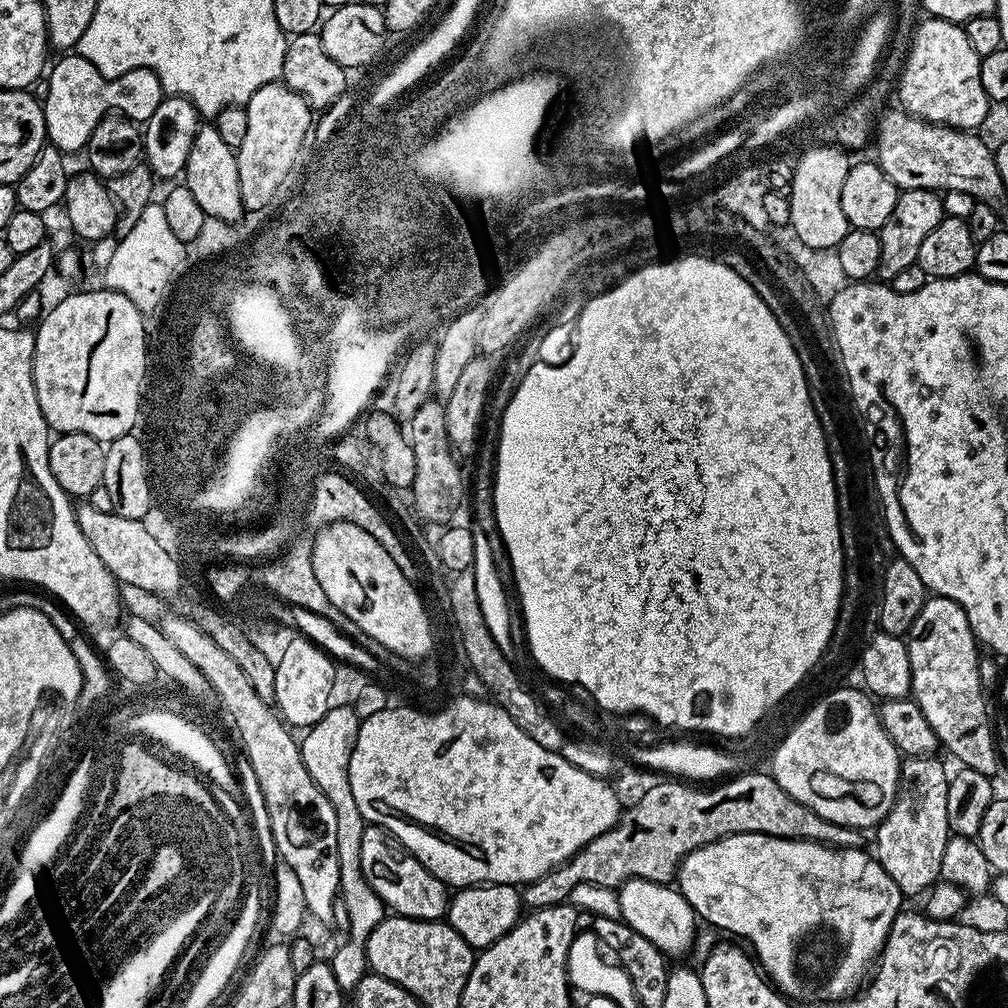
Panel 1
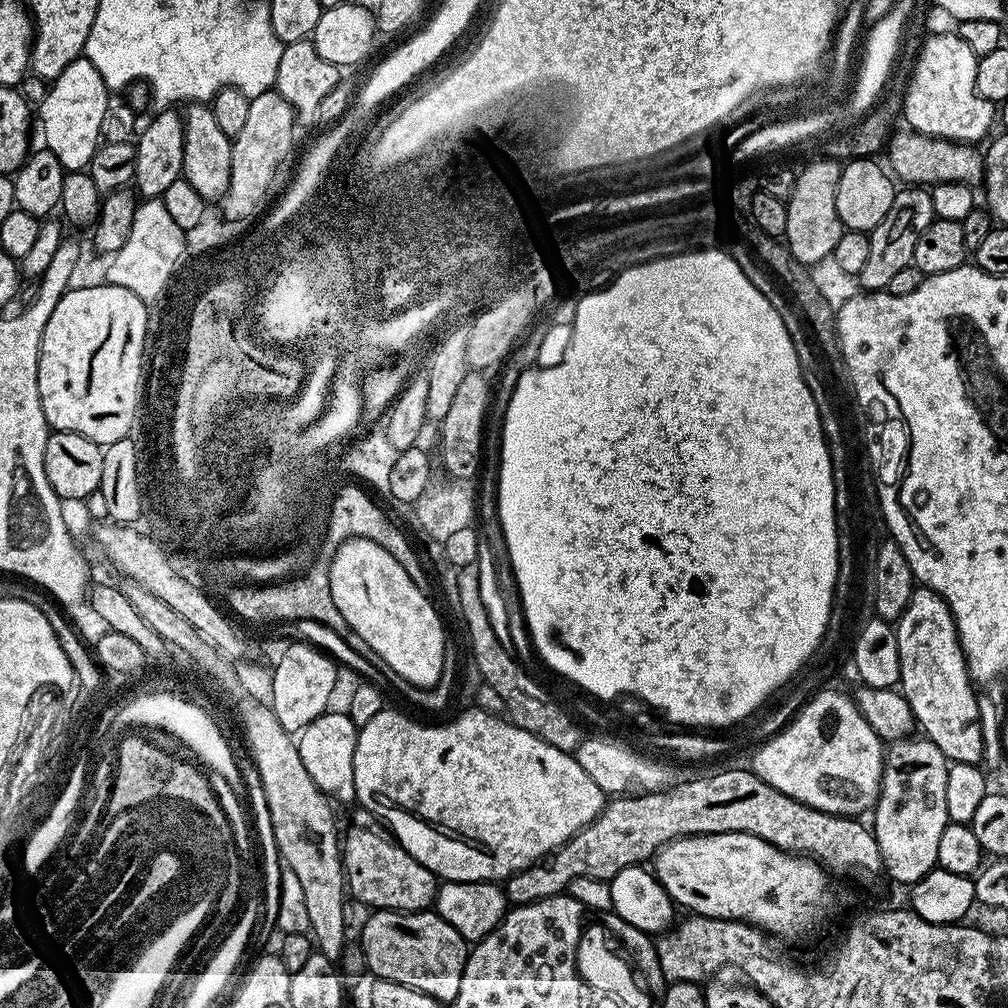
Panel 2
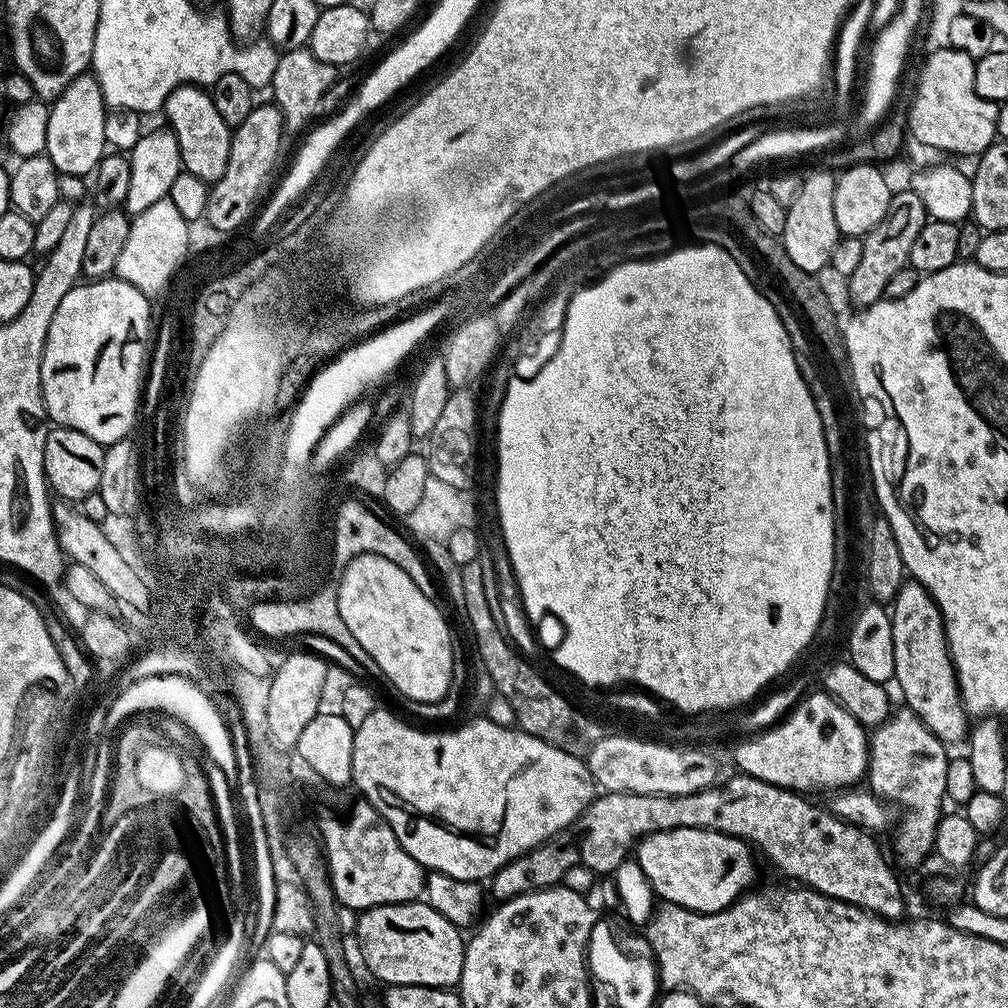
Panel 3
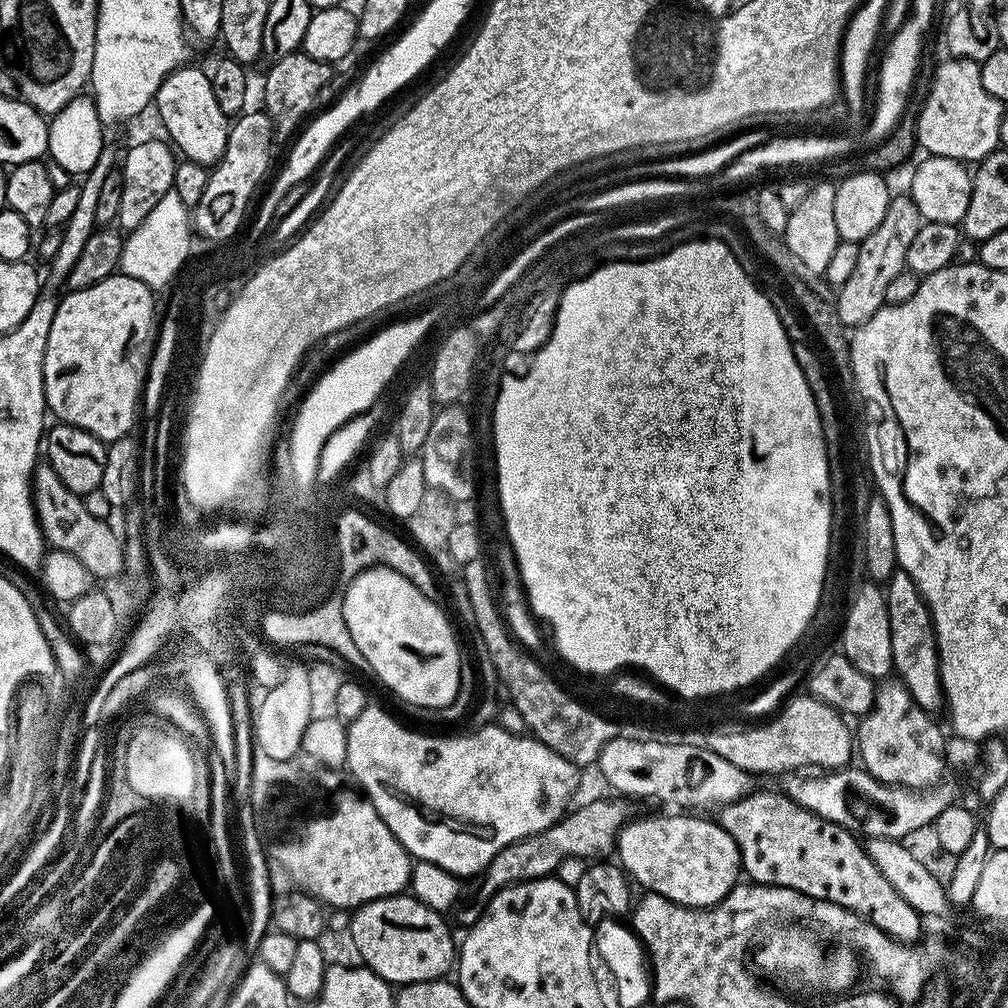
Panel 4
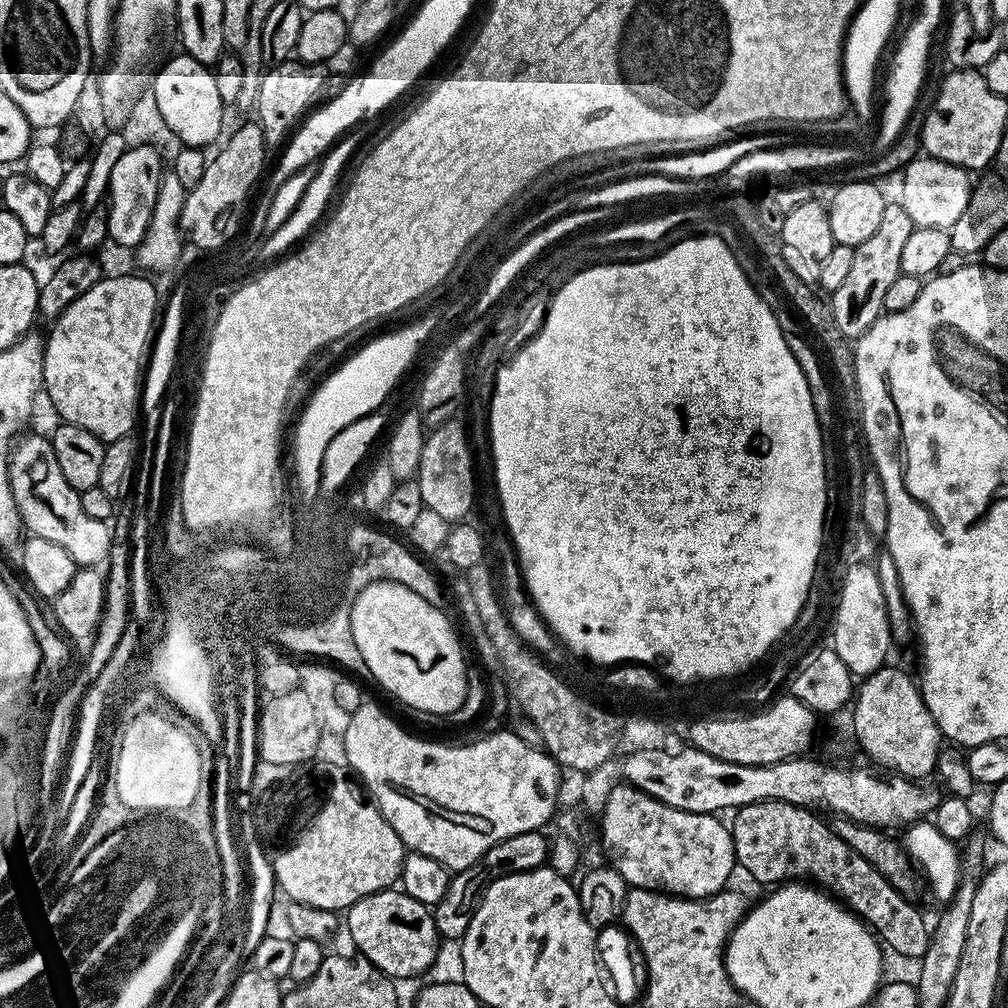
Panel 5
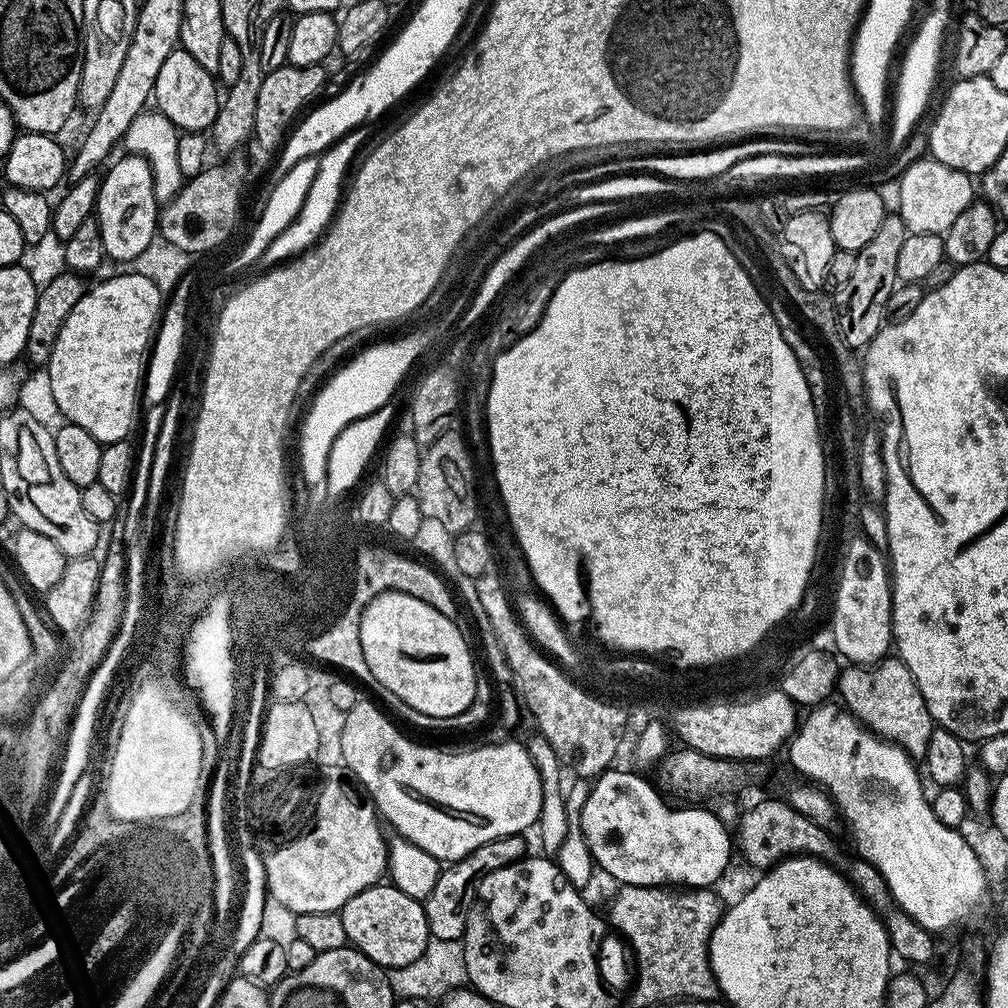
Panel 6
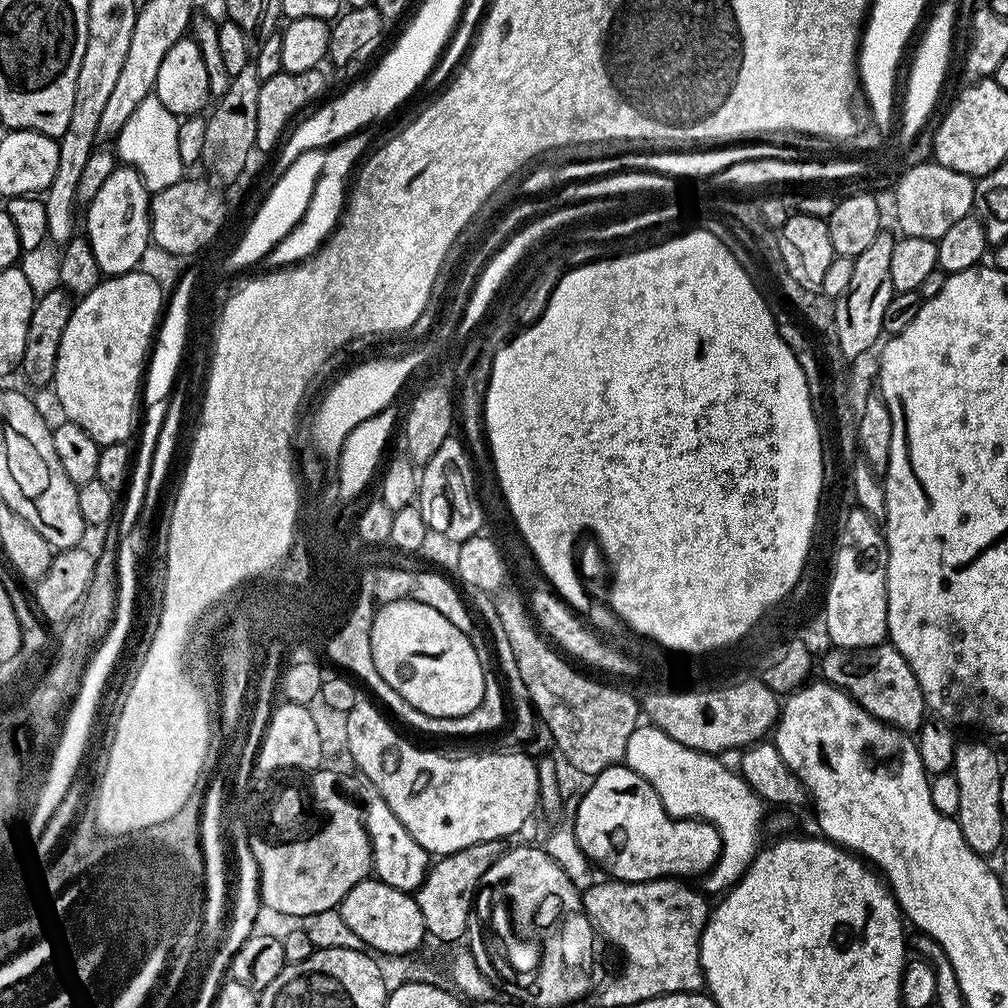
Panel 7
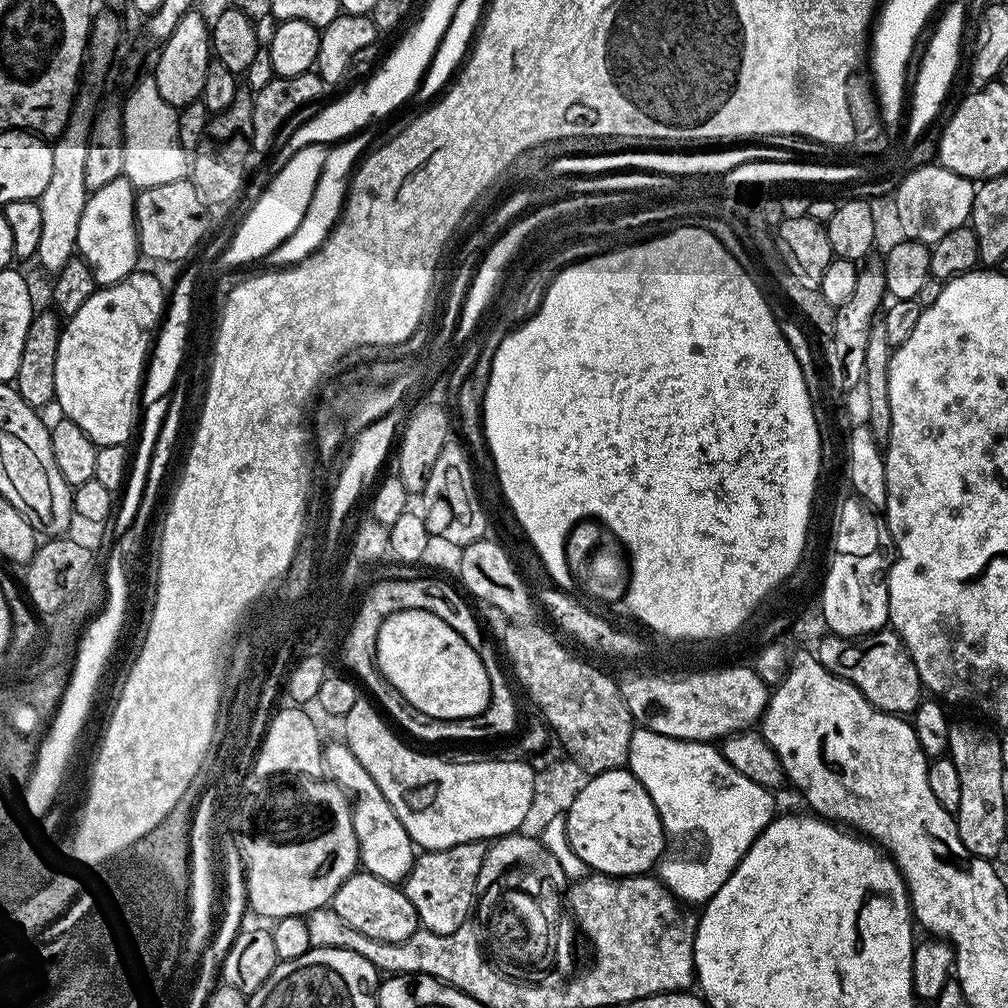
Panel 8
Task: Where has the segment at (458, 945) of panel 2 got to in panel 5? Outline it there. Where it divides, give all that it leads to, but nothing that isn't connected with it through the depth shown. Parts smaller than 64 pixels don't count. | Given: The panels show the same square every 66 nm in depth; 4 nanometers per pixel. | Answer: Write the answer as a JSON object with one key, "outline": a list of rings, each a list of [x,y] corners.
{"outline":[[[403,890],[375,892],[351,904],[346,909],[346,932],[347,928],[349,938],[356,943],[355,951],[391,978],[426,971],[442,945],[433,909],[410,898]]]}

